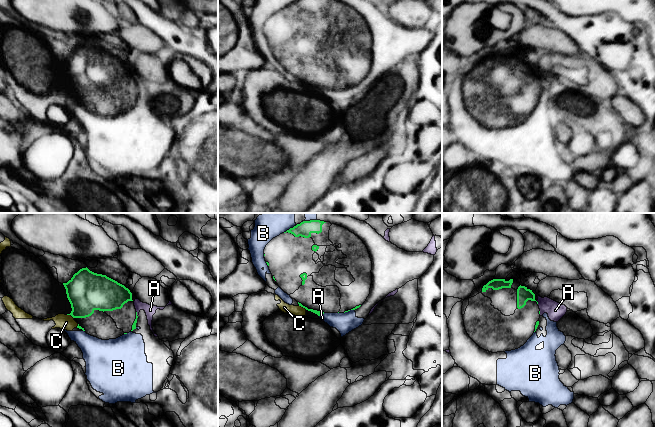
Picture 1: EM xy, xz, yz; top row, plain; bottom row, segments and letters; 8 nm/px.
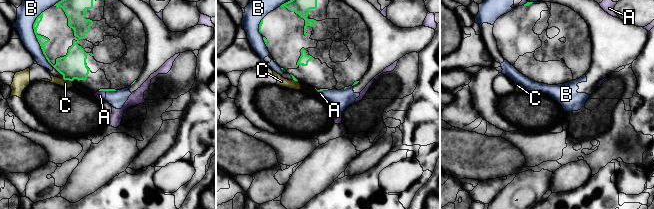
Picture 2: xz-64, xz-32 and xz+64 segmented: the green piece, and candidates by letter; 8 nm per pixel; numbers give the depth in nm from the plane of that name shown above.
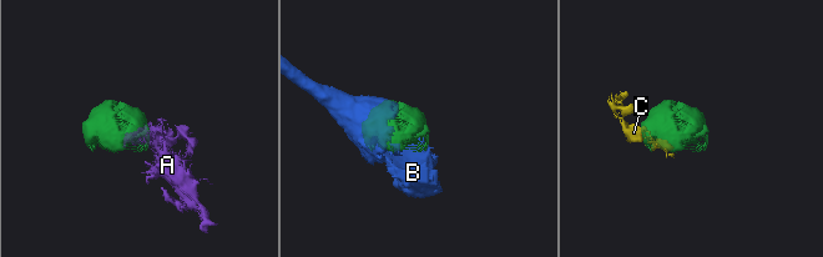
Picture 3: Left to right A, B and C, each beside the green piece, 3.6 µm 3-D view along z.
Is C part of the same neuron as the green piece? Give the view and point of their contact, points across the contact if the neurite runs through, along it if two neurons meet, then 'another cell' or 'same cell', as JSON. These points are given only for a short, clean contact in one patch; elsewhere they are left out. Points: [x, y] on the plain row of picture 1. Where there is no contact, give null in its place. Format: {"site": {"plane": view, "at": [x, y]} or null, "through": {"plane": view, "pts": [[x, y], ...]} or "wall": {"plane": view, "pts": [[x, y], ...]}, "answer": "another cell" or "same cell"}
{"site": {"plane": "xz", "at": [303, 83]}, "wall": {"plane": "xz", "pts": [[299, 81], [306, 85]]}, "answer": "another cell"}

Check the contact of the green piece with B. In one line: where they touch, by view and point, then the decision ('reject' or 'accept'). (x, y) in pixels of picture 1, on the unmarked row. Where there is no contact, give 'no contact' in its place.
contact xz (321, 90); accept

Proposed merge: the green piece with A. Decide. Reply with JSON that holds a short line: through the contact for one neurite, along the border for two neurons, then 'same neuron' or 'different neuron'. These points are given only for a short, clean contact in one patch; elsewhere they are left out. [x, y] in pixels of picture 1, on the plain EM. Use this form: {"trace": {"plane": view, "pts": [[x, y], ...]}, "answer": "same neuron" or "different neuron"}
{"trace": {"plane": "yz", "pts": [[536, 77], [538, 79]]}, "answer": "different neuron"}

